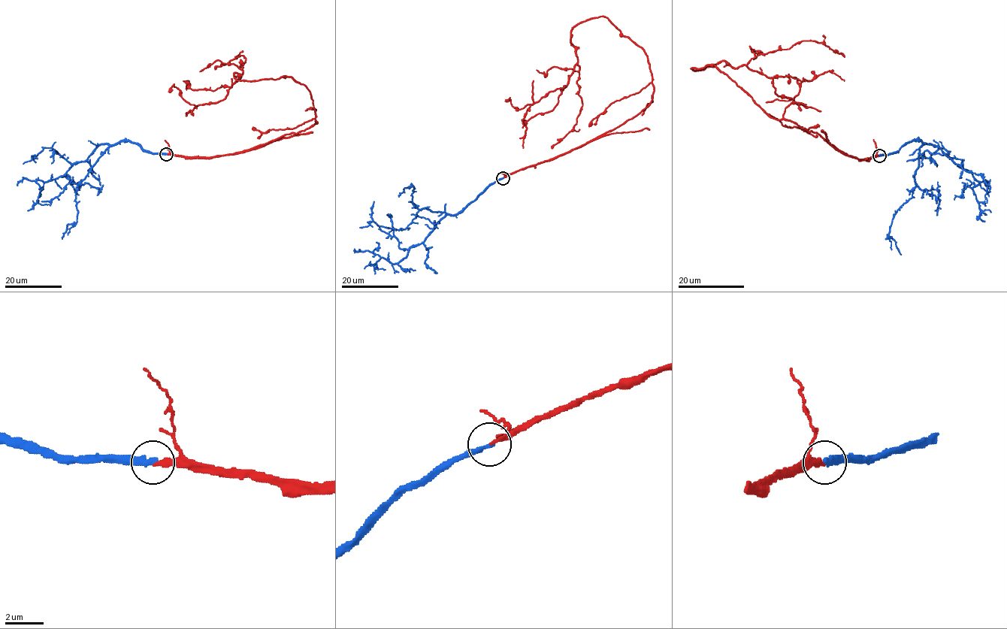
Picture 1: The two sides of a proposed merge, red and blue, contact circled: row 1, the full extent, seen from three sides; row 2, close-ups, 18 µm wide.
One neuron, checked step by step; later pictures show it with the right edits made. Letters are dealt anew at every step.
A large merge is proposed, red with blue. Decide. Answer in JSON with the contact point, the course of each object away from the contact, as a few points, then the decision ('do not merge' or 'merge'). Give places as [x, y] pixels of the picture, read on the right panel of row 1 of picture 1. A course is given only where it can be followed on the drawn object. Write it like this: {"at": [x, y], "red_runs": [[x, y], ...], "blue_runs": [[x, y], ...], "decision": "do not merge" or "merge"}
{"at": [879, 155], "red_runs": [[879, 155], [848, 155], [772, 119], [715, 65], [690, 68], [746, 65], [793, 98], [799, 84], [789, 84]], "blue_runs": [[879, 155], [893, 154], [914, 140], [938, 146], [978, 182], [972, 189], [984, 222]], "decision": "merge"}

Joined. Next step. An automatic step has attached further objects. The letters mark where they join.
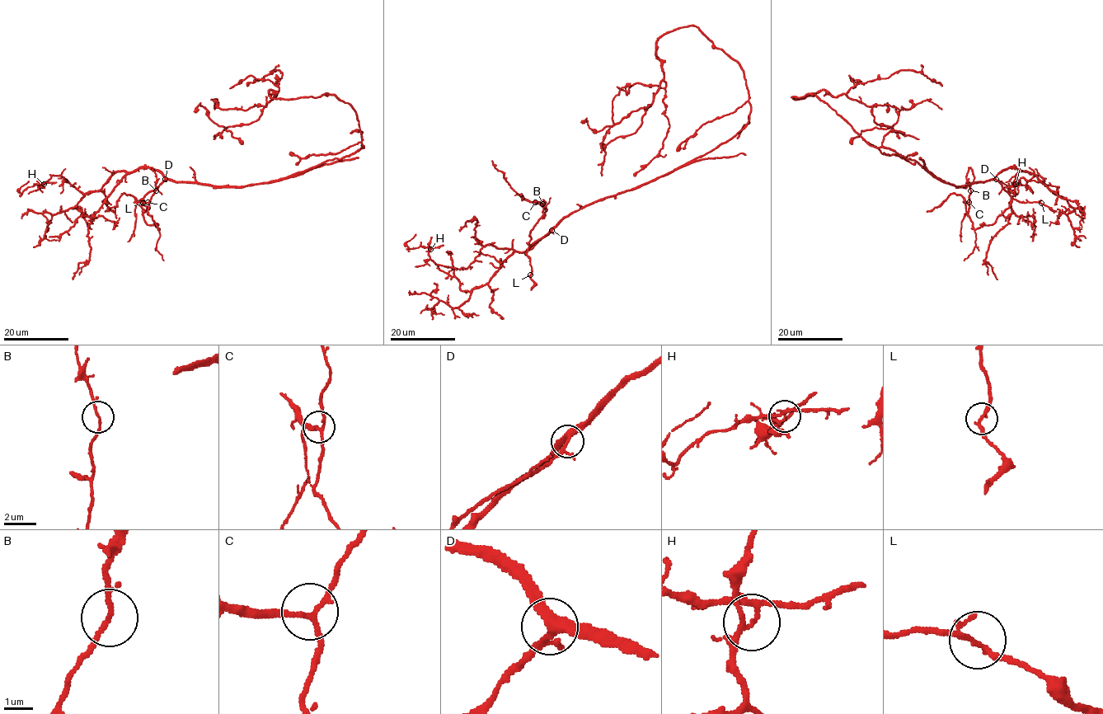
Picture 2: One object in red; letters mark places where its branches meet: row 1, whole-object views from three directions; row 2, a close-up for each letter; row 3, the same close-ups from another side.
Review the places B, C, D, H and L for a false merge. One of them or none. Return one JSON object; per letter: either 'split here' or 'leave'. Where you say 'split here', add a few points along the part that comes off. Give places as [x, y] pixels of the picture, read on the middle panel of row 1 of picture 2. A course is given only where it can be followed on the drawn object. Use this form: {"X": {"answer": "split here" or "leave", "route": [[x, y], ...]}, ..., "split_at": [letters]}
{"B": {"answer": "leave"}, "C": {"answer": "leave"}, "D": {"answer": "leave"}, "H": {"answer": "split here", "route": [[430, 249], [408, 247], [405, 243], [415, 233]]}, "L": {"answer": "leave"}, "split_at": ["H"]}

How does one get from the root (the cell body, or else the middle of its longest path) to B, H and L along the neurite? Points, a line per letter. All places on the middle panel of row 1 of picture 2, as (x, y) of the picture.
B: (706, 153), (628, 191), (574, 210), (530, 245), (531, 230), (546, 210), (534, 202), (543, 204)
H: (706, 153), (574, 210), (469, 291), (439, 270), (430, 249)
L: (706, 153), (654, 180), (595, 200), (565, 216), (546, 235), (529, 246), (527, 256), (530, 259), (530, 274)

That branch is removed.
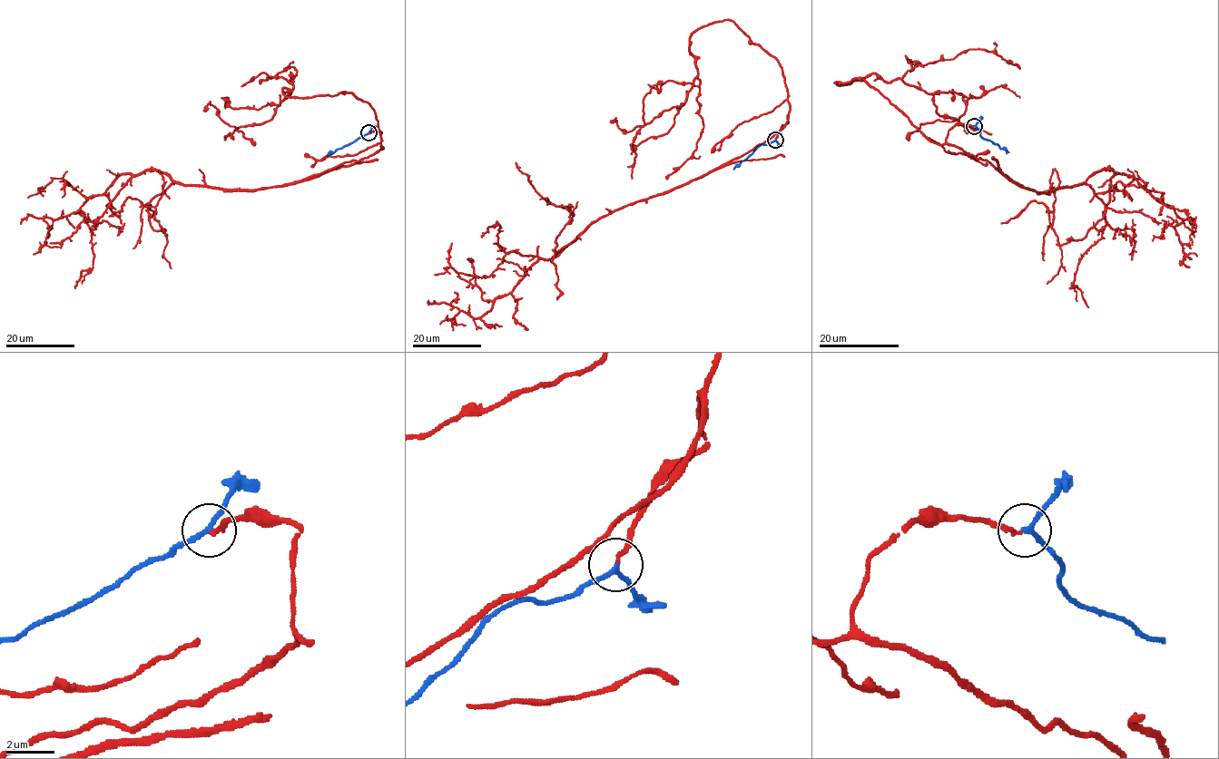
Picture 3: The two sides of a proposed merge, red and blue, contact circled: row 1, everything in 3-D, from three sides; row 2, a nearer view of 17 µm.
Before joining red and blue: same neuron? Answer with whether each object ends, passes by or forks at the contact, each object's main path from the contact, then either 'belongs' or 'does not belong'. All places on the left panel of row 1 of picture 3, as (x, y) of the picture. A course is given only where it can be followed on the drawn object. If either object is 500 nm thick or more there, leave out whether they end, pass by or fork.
red ends | blue passes by | red via (368, 133), (381, 133), (373, 154), (257, 189), (186, 186), (154, 170), (121, 174), (54, 221), (33, 254) | blue via (368, 133), (327, 155) | belongs

